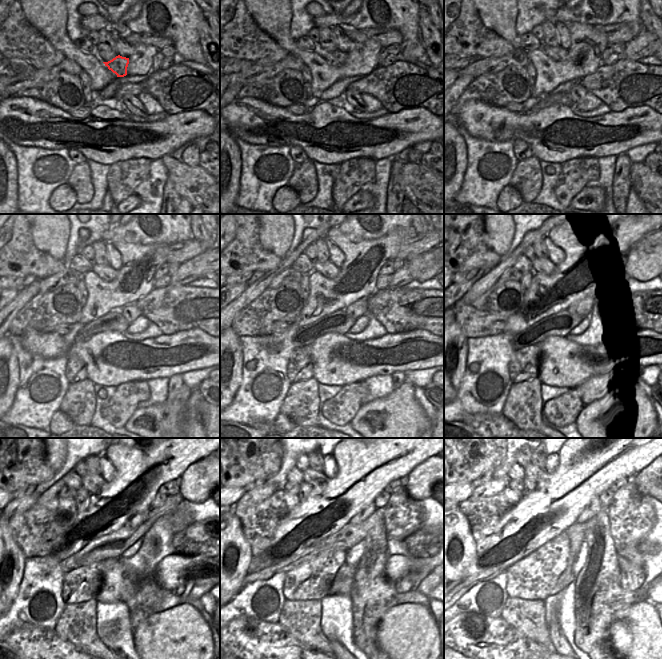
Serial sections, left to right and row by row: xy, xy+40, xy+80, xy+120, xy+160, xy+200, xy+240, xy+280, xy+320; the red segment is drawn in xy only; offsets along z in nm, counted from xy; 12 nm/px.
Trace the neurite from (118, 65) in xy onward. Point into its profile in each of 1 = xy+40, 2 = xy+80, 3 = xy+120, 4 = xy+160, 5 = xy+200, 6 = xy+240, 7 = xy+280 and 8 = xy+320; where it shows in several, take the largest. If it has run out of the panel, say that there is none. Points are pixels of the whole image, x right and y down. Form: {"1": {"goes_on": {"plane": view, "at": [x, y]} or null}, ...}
{"1": {"goes_on": {"plane": "xy+40", "at": [335, 58]}}, "2": {"goes_on": {"plane": "xy+80", "at": [557, 53]}}, "3": {"goes_on": {"plane": "xy+120", "at": [107, 273]}}, "4": {"goes_on": {"plane": "xy+160", "at": [328, 269]}}, "5": {"goes_on": {"plane": "xy+200", "at": [544, 265]}}, "6": {"goes_on": {"plane": "xy+240", "at": [91, 482]}}, "7": {"goes_on": {"plane": "xy+280", "at": [312, 478]}}, "8": {"goes_on": {"plane": "xy+320", "at": [532, 473]}}}

